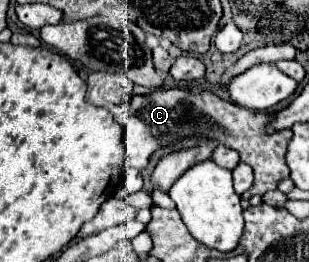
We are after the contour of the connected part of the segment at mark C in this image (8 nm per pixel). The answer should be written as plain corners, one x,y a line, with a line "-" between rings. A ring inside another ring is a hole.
159,89
149,95
133,95
131,99
131,119
125,125
125,149
127,163
135,169
145,169
153,151
163,145
177,143
189,135
199,135
205,139
217,139
219,143
235,149
241,161
251,165
255,171
255,185
241,195
249,199
251,195
263,195
265,191
277,189
277,183
289,177
289,167
285,163
287,143
291,131
279,131
273,135
263,135
271,113
255,113
251,109
237,107
219,99
213,93
191,93
181,89

